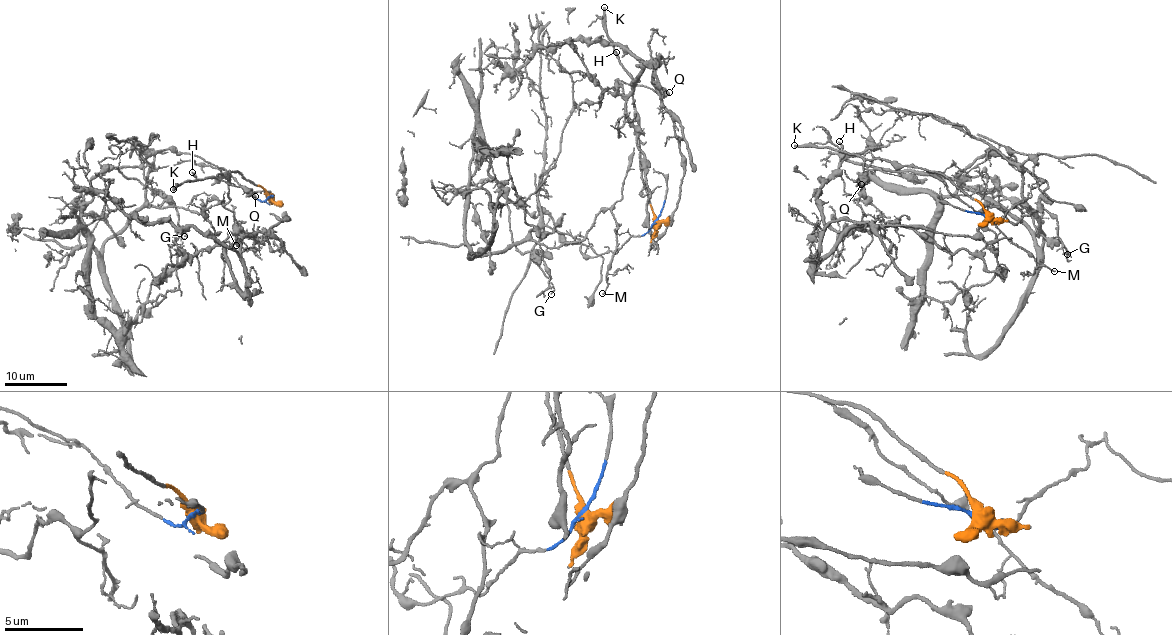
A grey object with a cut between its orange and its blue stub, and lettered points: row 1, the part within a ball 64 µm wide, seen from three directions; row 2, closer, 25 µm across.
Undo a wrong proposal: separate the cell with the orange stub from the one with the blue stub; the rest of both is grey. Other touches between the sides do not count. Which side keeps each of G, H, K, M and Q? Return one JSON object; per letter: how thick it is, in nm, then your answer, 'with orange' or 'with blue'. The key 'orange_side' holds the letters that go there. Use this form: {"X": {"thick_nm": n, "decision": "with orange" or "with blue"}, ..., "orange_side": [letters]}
{"G": {"thick_nm": 150, "decision": "with blue"}, "H": {"thick_nm": 180, "decision": "with orange"}, "K": {"thick_nm": 300, "decision": "with orange"}, "M": {"thick_nm": 140, "decision": "with blue"}, "Q": {"thick_nm": 480, "decision": "with orange"}, "orange_side": ["H", "K", "Q"]}

